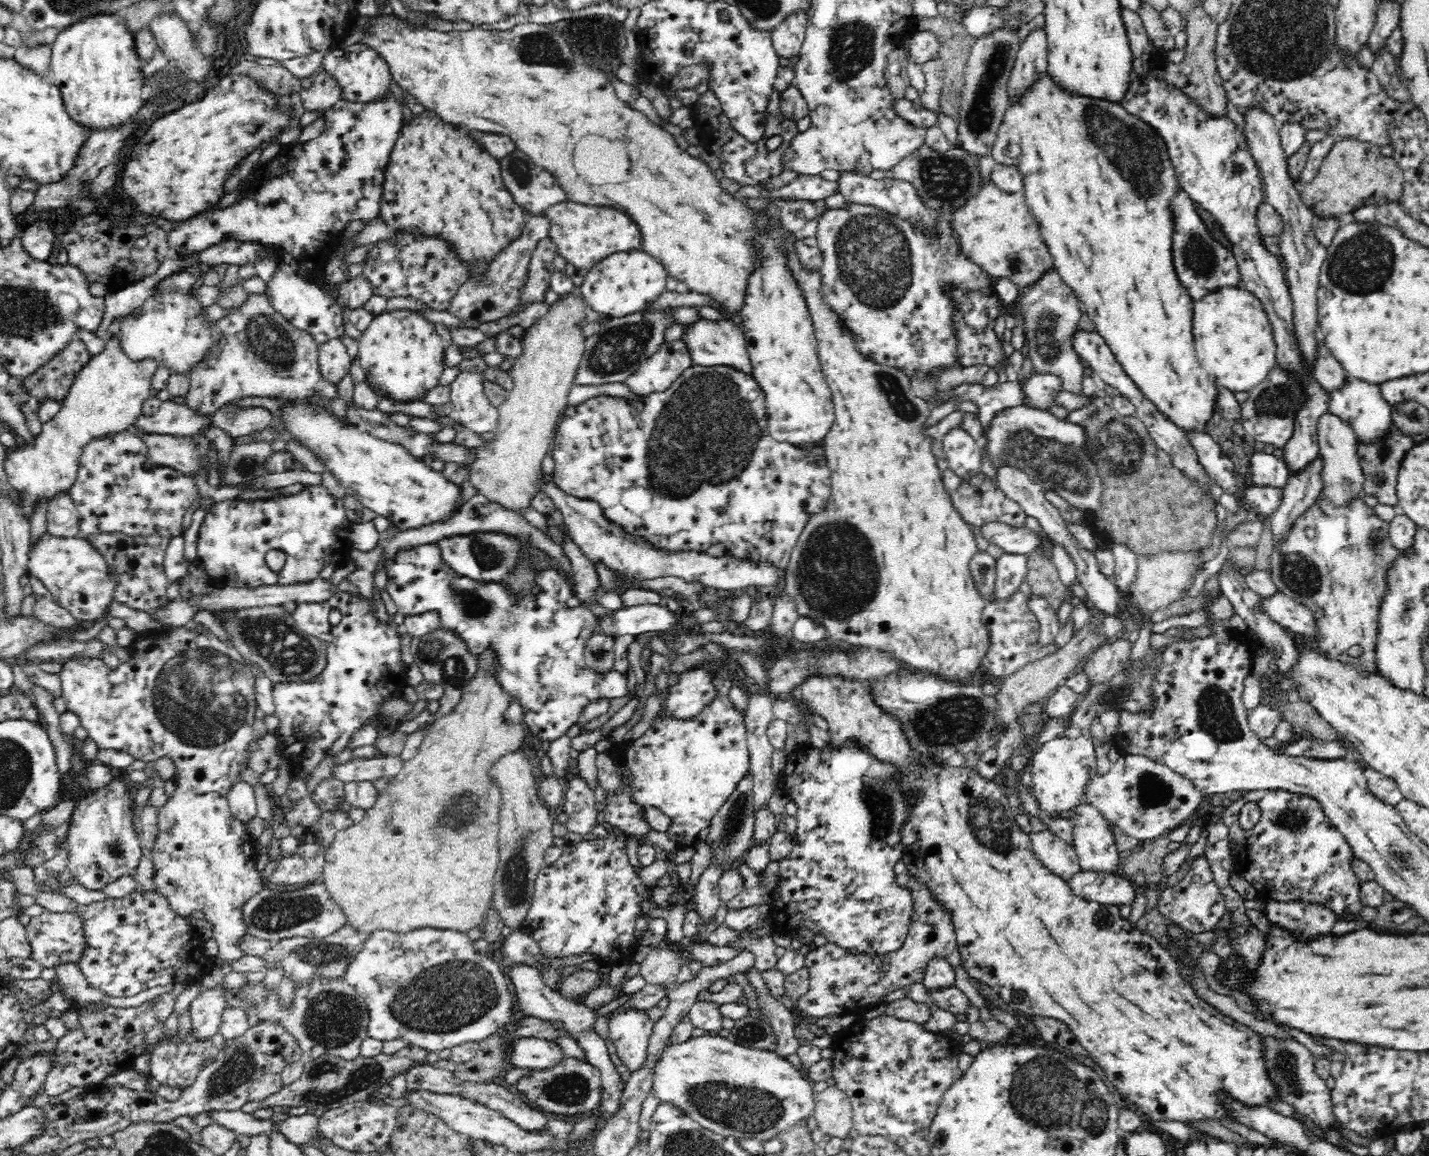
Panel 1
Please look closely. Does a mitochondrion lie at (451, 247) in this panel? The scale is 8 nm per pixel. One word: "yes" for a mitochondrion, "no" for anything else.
no

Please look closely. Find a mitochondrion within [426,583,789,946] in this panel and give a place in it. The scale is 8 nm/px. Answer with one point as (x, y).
(460, 811)

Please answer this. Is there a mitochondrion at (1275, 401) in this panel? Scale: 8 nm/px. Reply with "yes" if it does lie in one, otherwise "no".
yes

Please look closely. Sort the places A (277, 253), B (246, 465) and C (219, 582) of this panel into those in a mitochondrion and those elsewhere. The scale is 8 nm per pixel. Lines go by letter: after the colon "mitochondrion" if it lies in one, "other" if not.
A: other
B: mitochondrion
C: other

